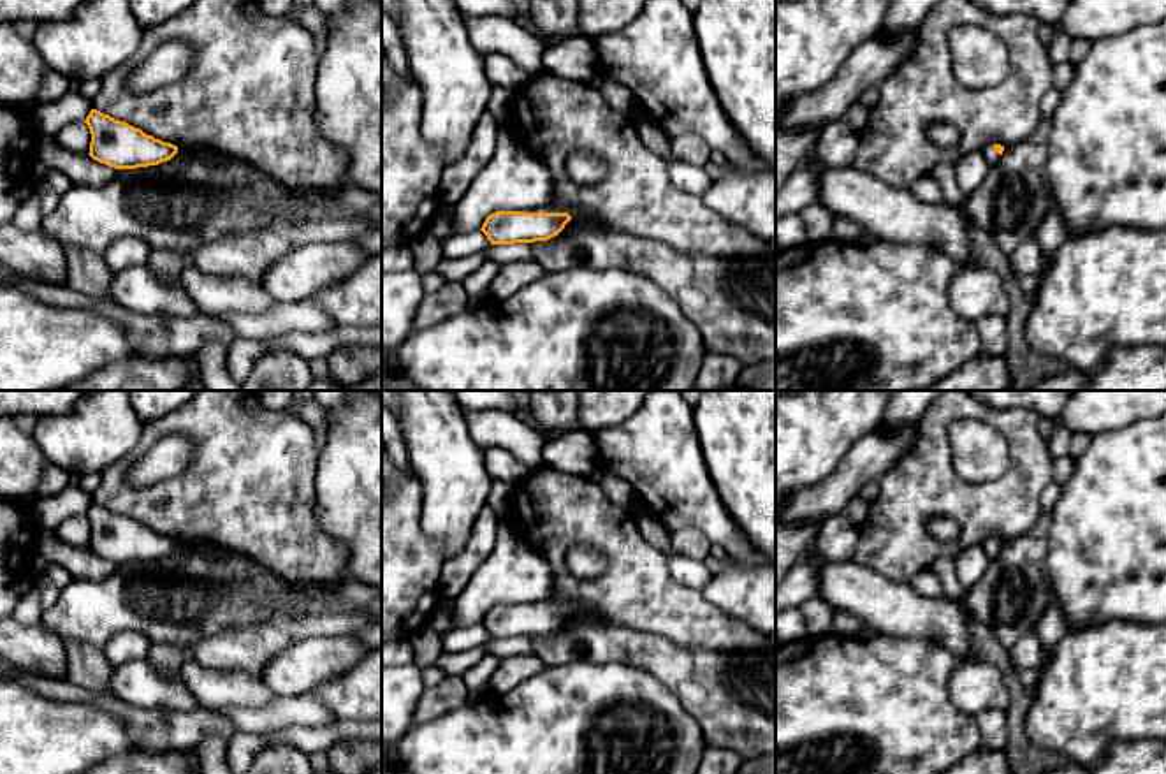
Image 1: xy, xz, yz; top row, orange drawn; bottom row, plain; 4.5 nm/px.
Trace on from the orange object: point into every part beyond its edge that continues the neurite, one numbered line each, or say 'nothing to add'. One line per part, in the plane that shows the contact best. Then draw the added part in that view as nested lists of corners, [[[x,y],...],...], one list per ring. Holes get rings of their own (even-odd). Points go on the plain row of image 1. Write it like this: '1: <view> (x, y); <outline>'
1: xz (549, 602); [[[549,598],[549,600],[540,600],[540,602],[536,602],[536,603],[519,603],[519,605],[521,605],[521,607],[568,607],[570,610],[575,609],[573,603],[565,603],[565,602],[552,600],[552,598]]]

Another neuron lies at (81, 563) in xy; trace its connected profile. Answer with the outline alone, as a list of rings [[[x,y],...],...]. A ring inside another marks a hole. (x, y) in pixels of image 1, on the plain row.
[[[44,529],[37,531],[35,549],[46,563],[62,565],[74,579],[100,580],[120,566],[120,563],[100,558],[86,547],[65,544],[55,533]]]

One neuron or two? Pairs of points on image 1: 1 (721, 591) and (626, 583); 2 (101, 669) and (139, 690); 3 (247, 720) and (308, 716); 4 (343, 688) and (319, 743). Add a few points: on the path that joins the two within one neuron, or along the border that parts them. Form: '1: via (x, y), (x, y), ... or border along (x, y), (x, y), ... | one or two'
1: border along (699, 591), (732, 618) | two
2: border along (115, 667), (108, 690) | two
3: via (262, 720), (292, 716) | one
4: border along (335, 720), (363, 722) | two

